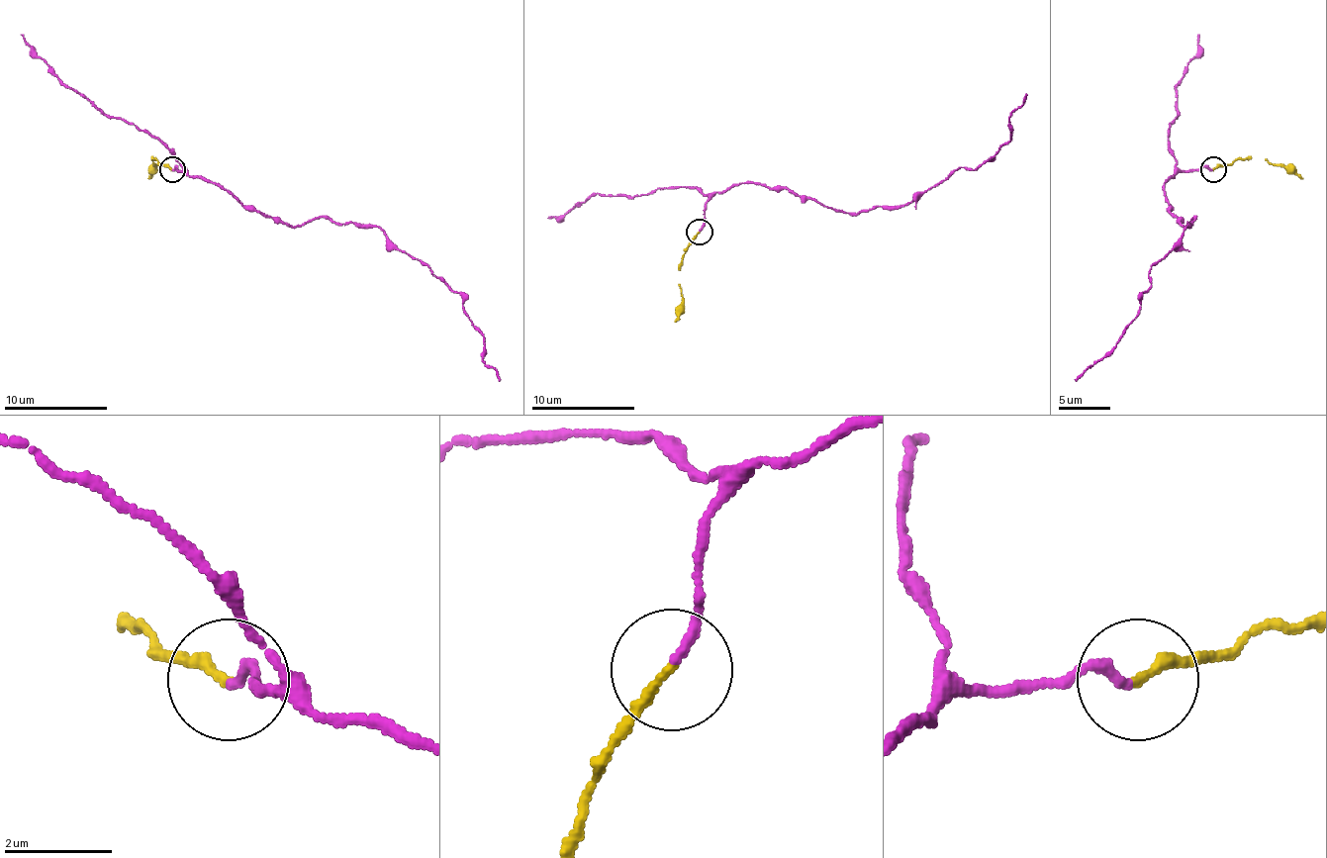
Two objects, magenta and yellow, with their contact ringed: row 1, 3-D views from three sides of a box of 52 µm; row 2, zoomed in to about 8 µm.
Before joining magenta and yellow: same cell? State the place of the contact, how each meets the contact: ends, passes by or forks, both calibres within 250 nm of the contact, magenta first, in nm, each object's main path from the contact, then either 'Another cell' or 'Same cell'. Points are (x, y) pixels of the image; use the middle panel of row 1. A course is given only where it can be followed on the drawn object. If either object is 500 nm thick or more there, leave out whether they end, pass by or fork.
Place: (699, 232). At the ring magenta ends. At the ring yellow ends. Thickness 180 nm (magenta) against 180 nm. Course of magenta: (700, 232), (705, 206), (744, 182), (842, 213), (904, 206), (988, 161), (1026, 94). Course of yellow: (700, 232), (679, 267), (682, 309), (674, 322). Same cell

